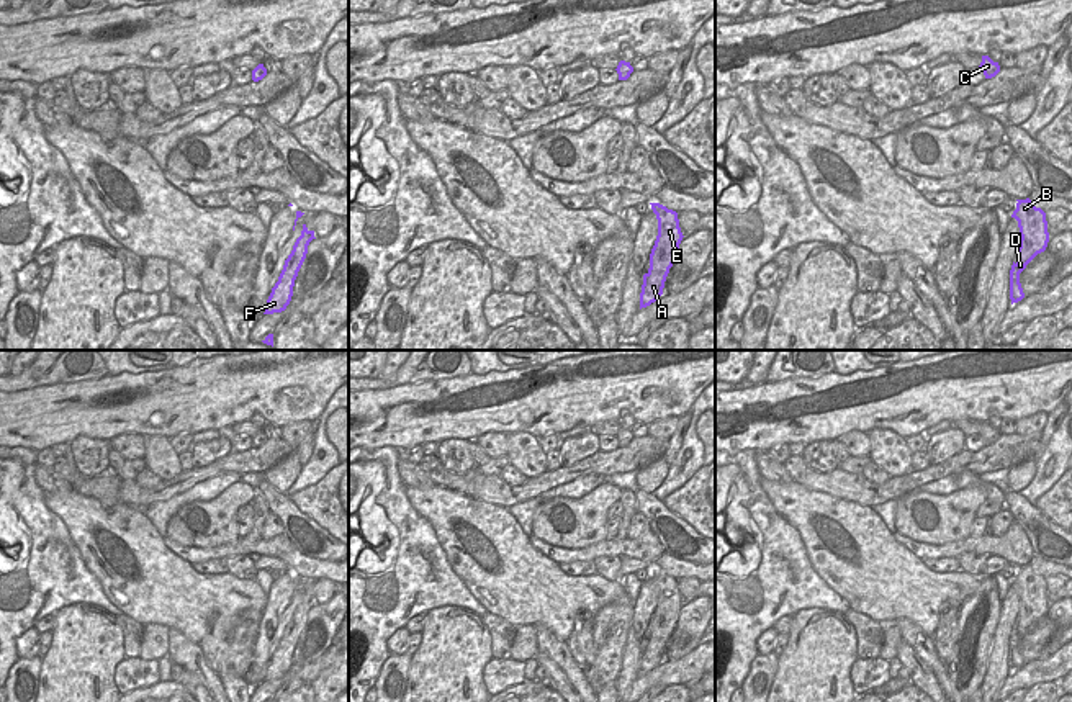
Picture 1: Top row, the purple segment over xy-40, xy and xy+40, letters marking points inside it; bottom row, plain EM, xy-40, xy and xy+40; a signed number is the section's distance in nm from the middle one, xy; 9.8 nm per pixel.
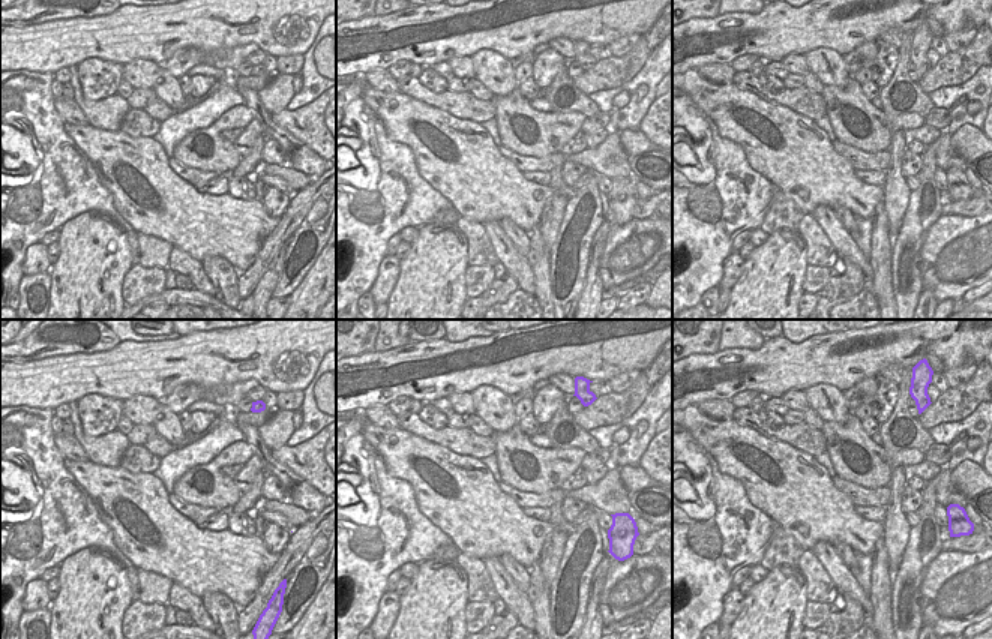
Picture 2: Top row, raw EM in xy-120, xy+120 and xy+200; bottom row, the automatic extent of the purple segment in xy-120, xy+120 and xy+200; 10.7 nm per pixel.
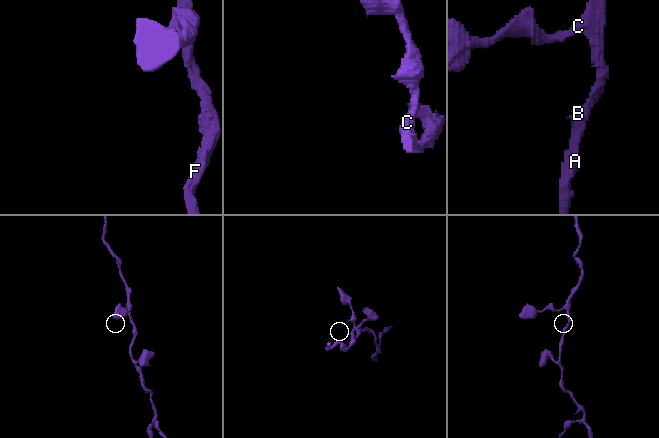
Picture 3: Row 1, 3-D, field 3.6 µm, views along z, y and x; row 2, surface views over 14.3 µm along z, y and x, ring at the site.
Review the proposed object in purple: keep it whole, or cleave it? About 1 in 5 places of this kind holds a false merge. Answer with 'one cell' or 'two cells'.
one cell

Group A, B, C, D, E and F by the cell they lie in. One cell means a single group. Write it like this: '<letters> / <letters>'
A B C D E F

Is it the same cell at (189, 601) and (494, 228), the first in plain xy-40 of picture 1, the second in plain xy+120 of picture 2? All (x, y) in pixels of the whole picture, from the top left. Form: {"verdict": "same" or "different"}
{"verdict": "different"}

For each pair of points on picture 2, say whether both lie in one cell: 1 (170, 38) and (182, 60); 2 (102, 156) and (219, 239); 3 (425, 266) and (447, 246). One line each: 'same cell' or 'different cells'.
1: different cells
2: same cell
3: same cell

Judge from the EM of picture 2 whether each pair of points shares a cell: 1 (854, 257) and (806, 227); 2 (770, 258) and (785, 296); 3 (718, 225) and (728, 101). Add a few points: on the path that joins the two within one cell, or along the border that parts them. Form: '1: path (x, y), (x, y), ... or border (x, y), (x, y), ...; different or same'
1: border (811, 213), (838, 255); different
2: path (773, 267), (773, 284), (776, 287); same
3: border (701, 113), (743, 150), (749, 164); different

